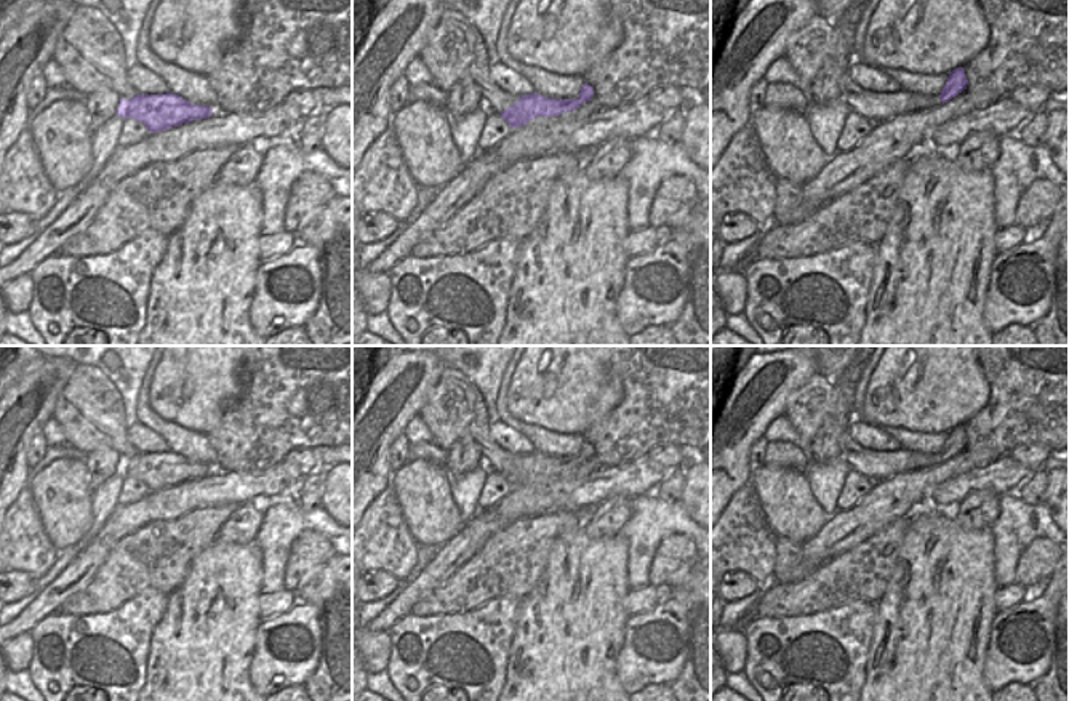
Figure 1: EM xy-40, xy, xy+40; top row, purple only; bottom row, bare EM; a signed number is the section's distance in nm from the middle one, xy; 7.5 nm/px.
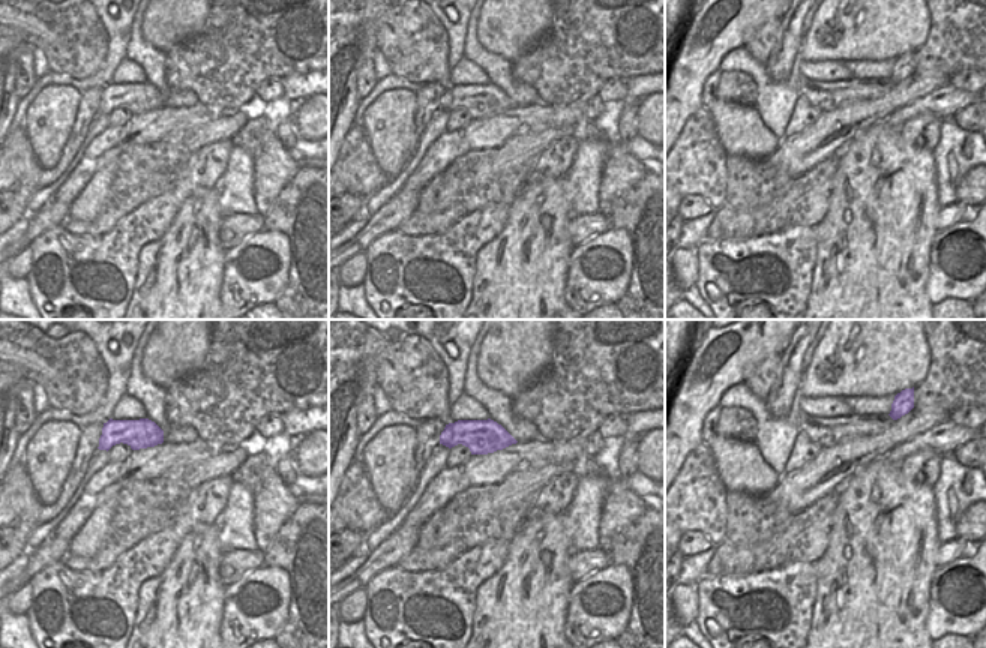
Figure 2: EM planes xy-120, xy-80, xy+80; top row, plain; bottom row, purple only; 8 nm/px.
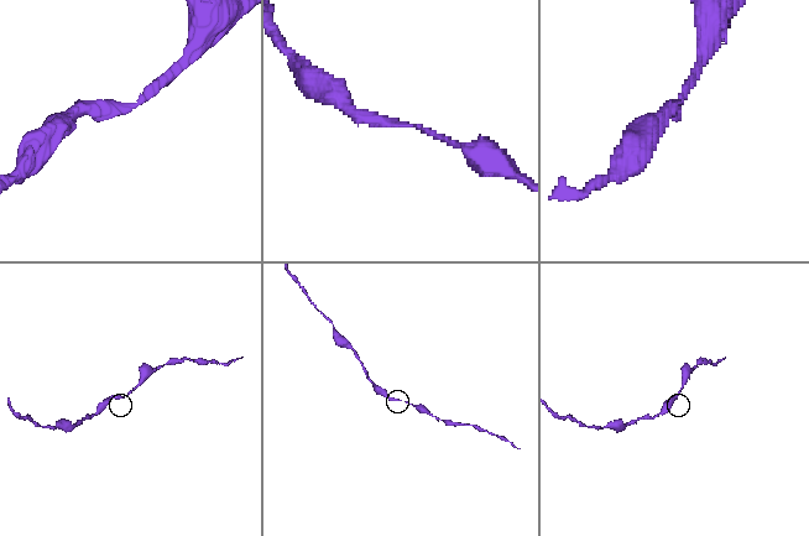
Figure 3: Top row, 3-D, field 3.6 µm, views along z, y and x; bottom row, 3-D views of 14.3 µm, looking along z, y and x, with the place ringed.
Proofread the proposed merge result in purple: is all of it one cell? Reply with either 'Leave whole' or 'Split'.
Leave whole

